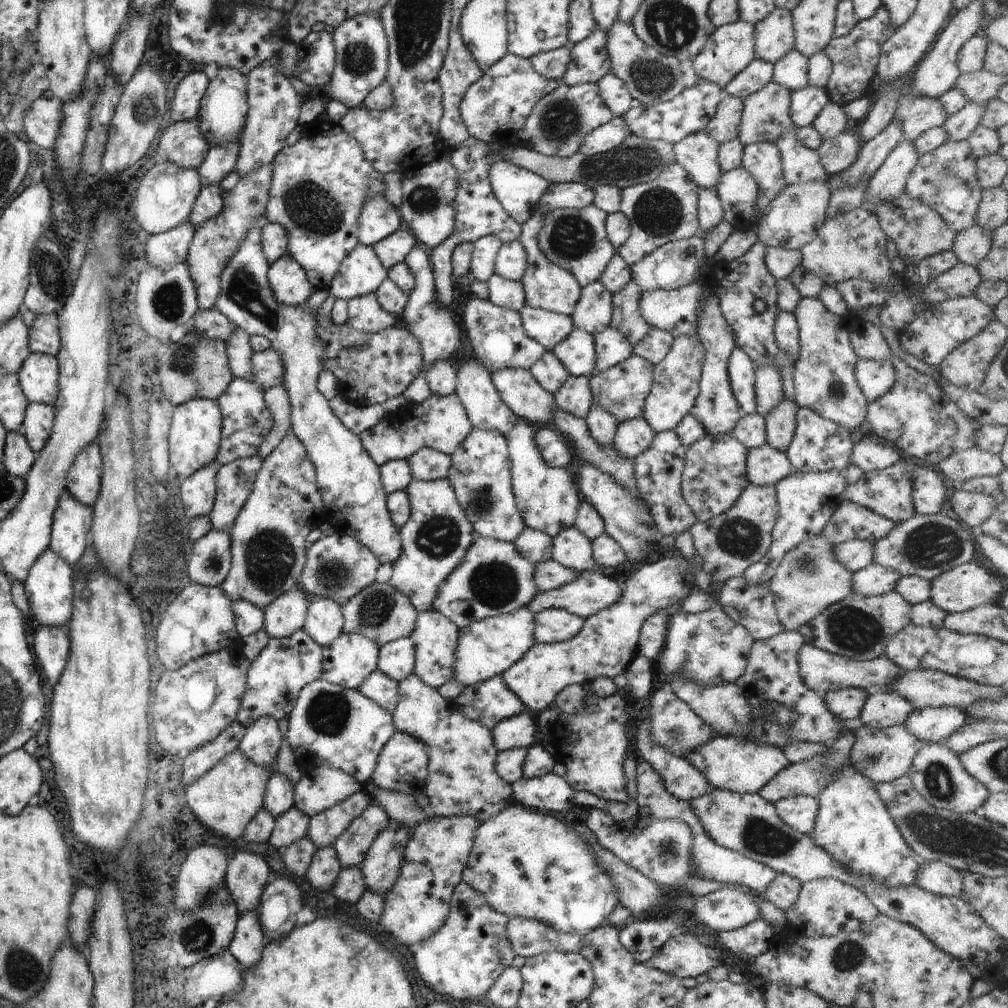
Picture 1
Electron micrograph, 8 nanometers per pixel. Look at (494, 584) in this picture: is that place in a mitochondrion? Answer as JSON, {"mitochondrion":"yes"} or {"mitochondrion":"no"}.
{"mitochondrion":"yes"}

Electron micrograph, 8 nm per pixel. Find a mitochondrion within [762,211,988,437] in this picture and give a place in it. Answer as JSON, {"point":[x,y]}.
{"point":[835,387]}

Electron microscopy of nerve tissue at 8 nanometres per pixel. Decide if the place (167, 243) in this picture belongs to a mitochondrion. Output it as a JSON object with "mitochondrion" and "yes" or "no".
{"mitochondrion":"no"}

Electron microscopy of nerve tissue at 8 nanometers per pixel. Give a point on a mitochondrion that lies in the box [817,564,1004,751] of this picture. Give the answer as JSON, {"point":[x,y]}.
{"point":[856,631]}

